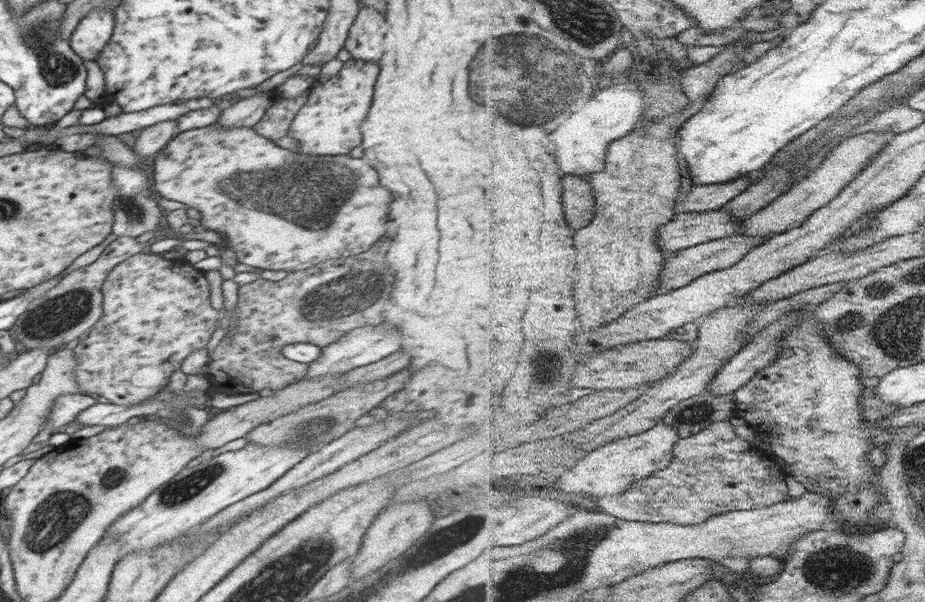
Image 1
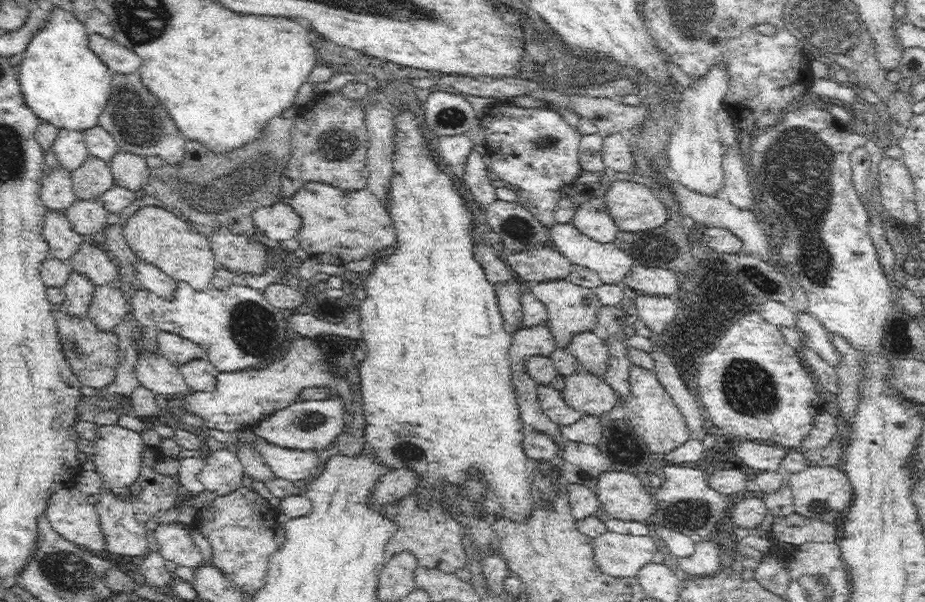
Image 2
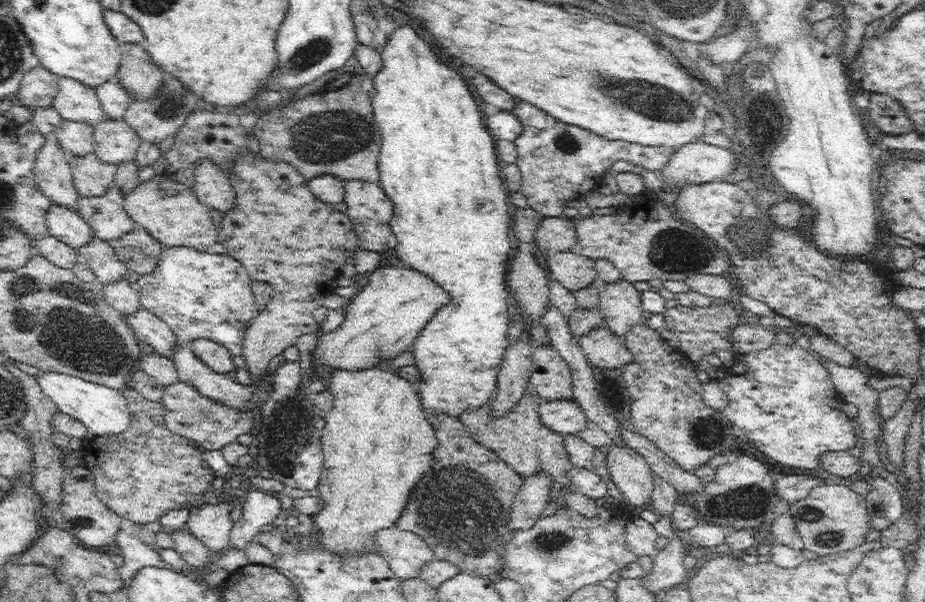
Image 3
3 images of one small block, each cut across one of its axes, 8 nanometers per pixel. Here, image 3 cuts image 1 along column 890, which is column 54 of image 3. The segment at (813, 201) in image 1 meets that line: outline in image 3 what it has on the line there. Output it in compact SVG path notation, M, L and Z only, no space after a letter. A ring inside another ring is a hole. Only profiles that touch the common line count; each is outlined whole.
M64 120L54 130L52 136L56 139L56 145L60 147L64 159L70 164L74 159L85 157L93 152L92 132L93 128L86 124Z

